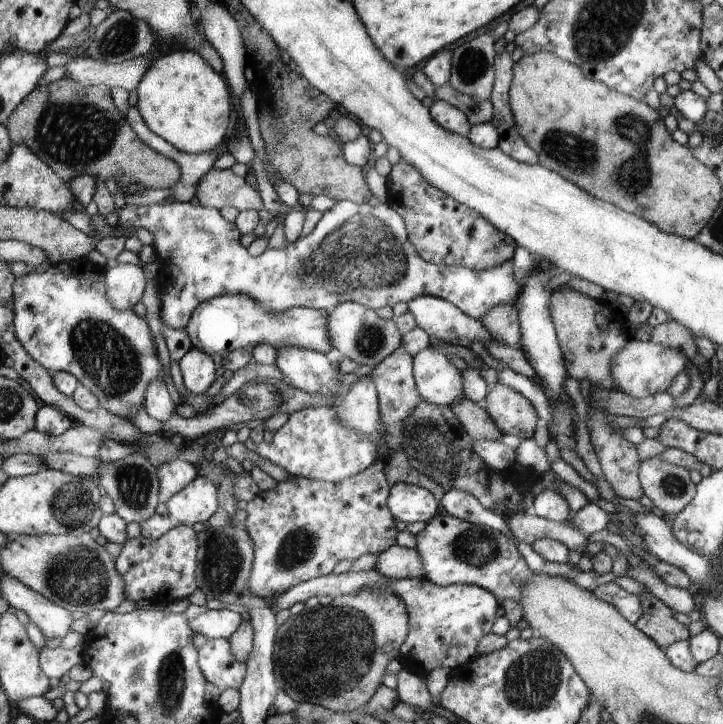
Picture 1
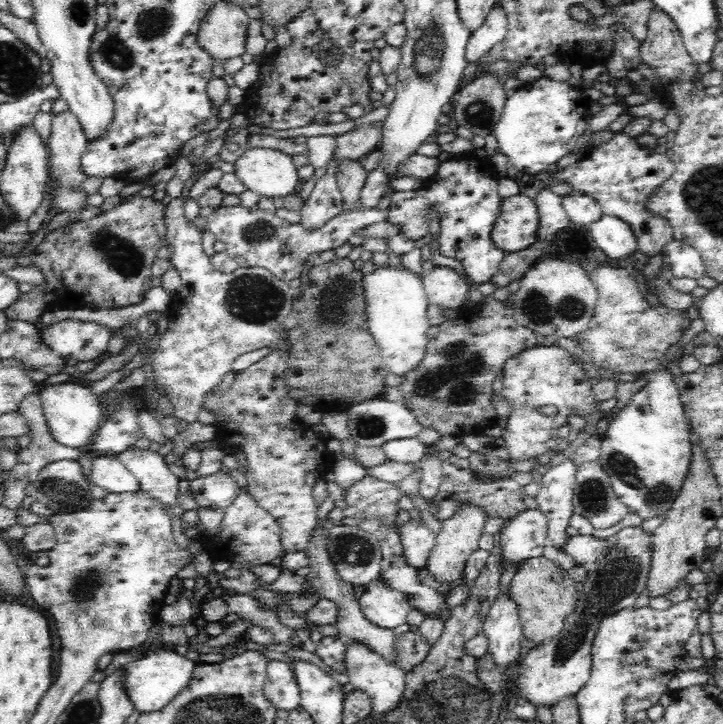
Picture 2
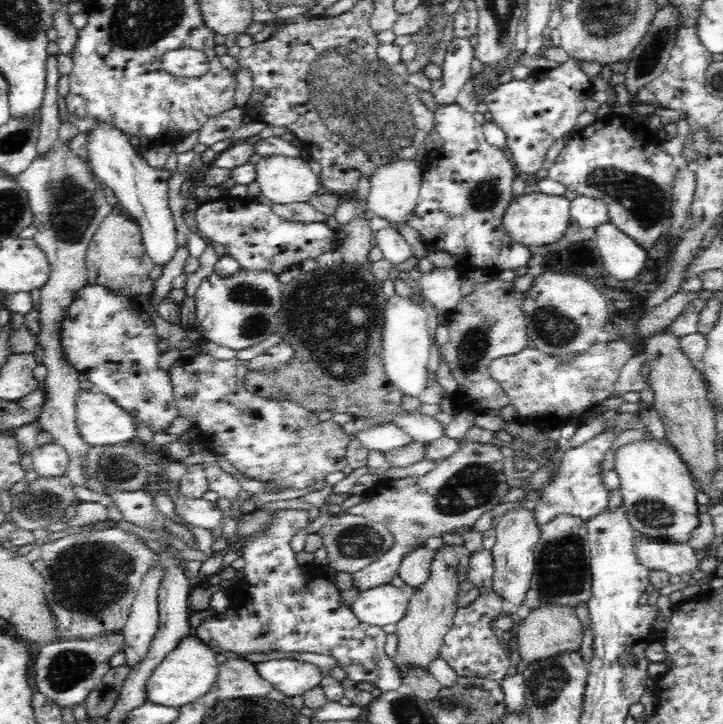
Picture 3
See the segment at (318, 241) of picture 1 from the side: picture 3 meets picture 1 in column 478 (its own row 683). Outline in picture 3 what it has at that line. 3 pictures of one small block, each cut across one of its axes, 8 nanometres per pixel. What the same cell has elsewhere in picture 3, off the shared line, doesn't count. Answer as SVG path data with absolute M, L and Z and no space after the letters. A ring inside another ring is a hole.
M266 660L256 664L260 678L266 680L275 690L292 699L303 696L321 684L323 674L321 668L298 660Z

